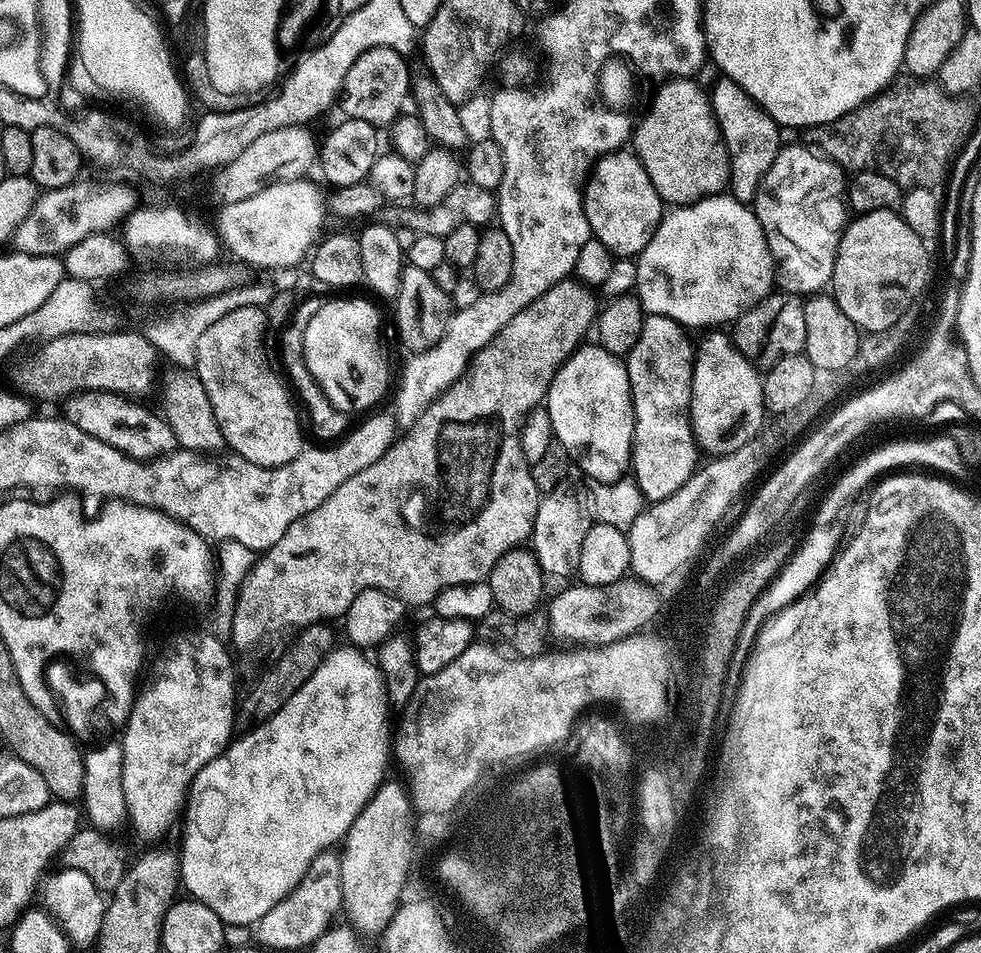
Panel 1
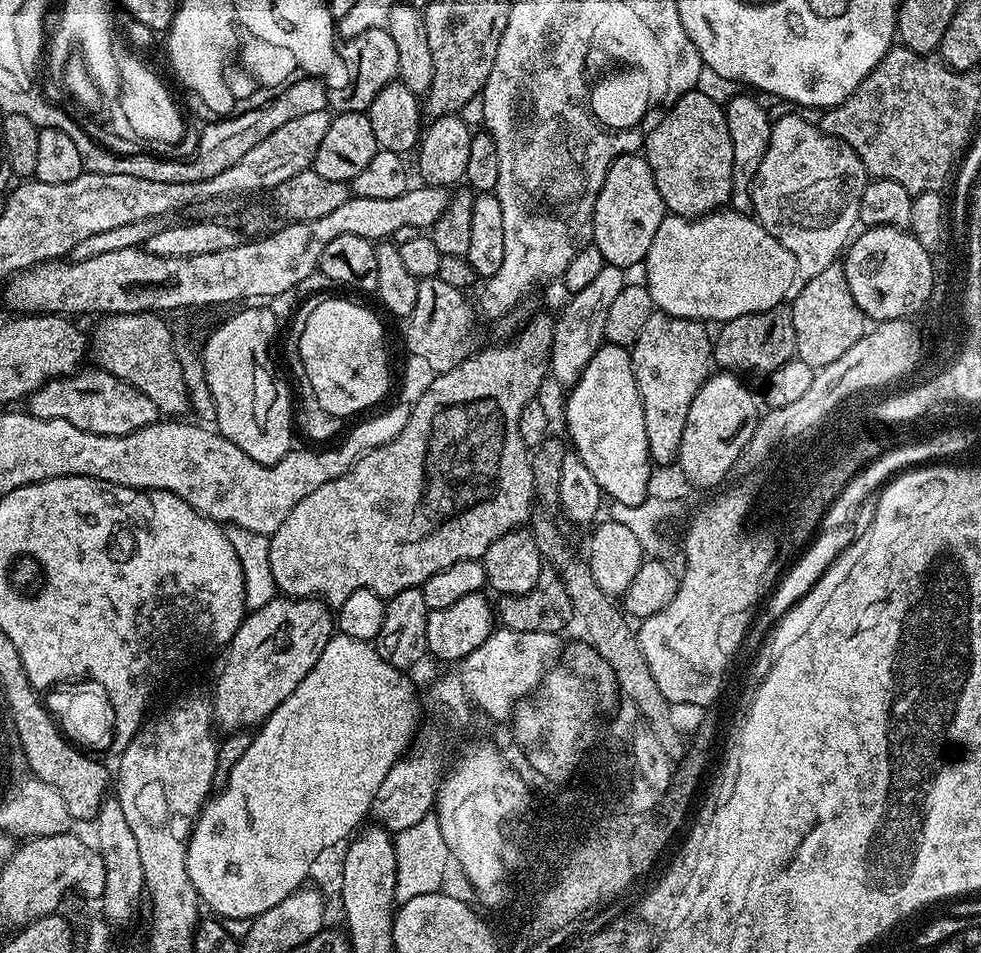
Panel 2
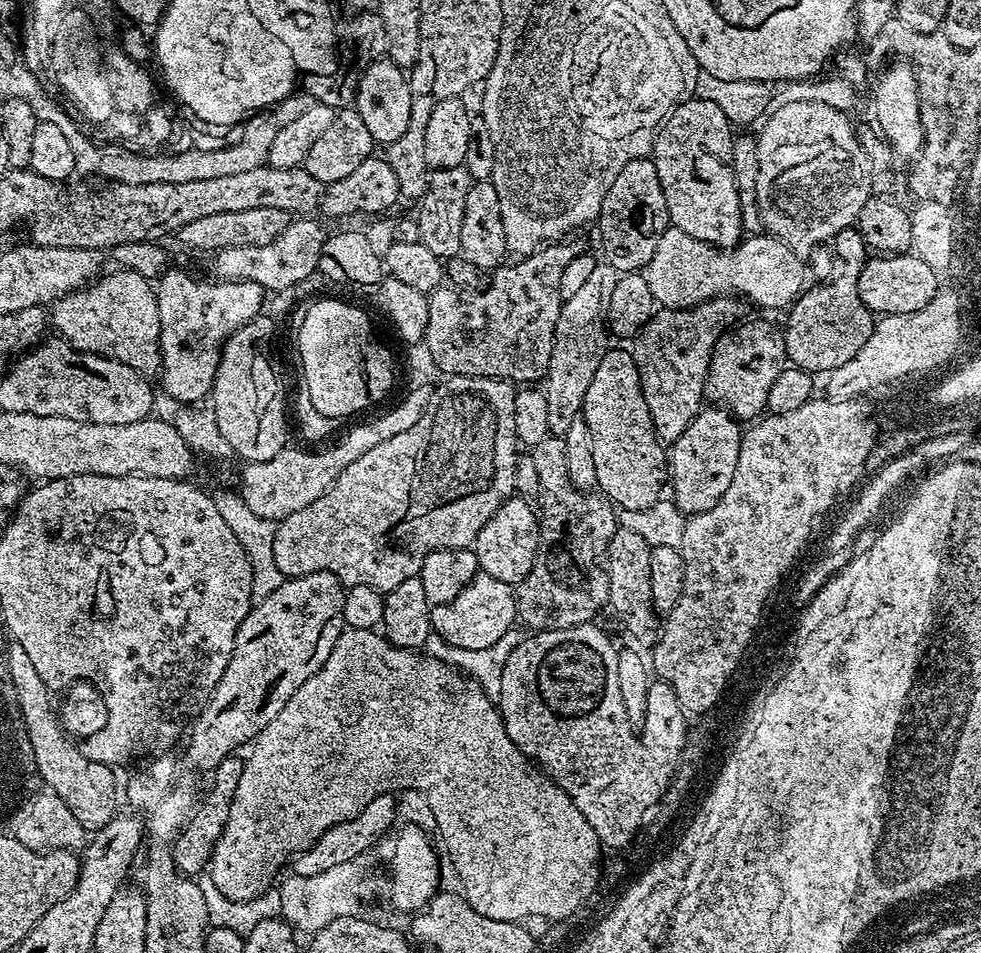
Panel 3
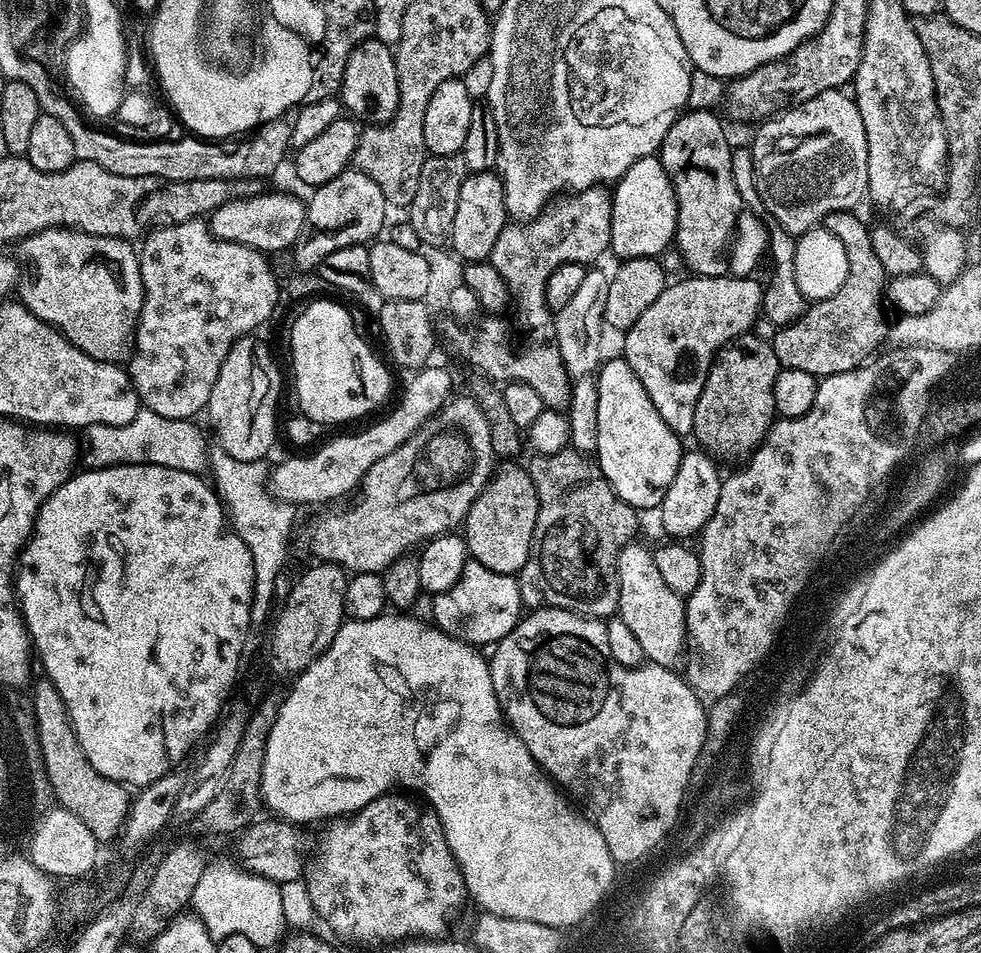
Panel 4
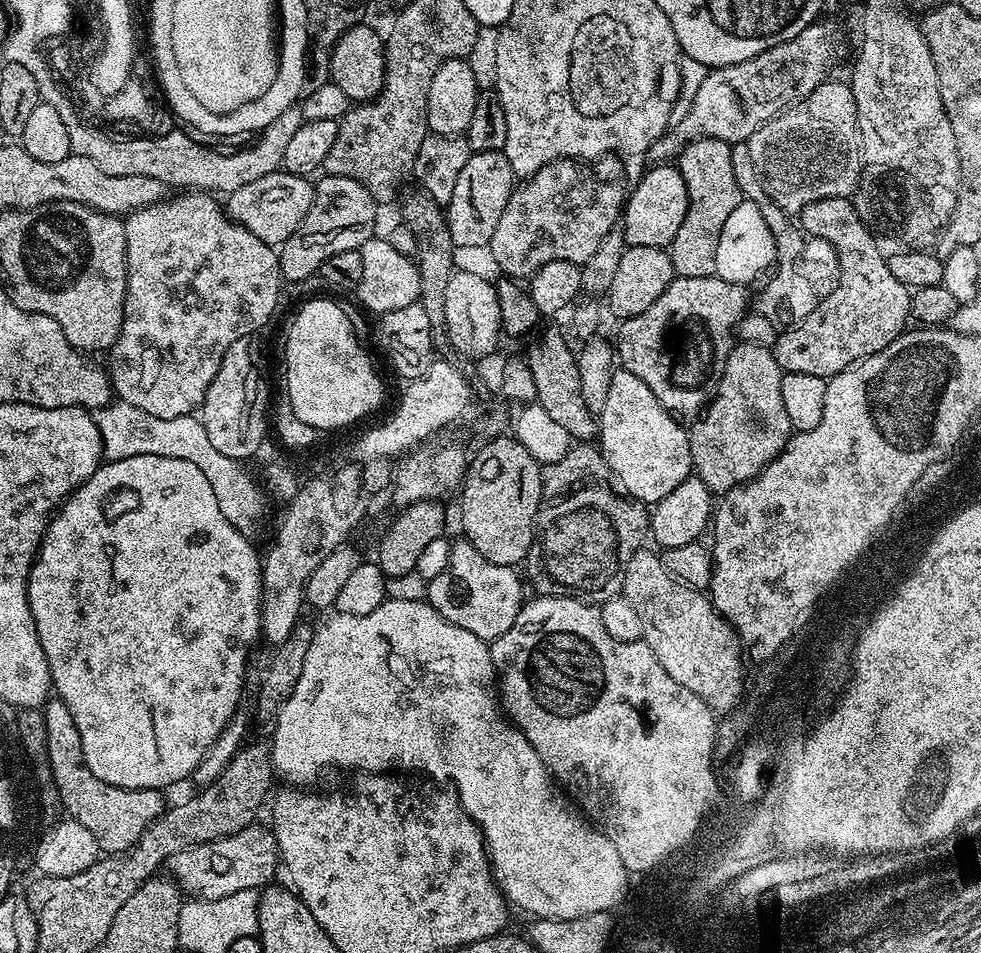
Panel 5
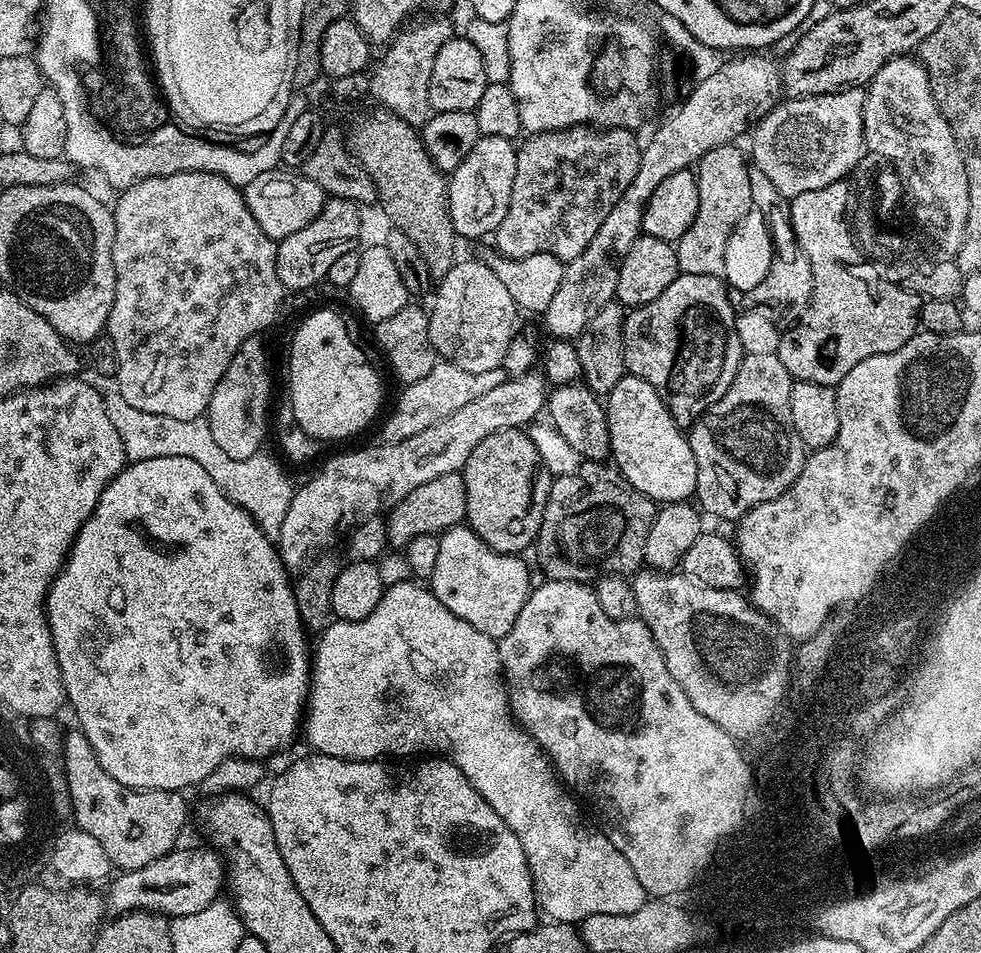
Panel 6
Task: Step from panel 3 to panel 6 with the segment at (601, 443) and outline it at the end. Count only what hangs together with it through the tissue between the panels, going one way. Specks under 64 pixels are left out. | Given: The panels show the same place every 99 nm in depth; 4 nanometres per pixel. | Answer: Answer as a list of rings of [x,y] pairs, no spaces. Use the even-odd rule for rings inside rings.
[[[626,374],[606,396],[611,459],[634,490],[661,505],[687,501],[696,491],[696,463],[688,437],[677,424],[660,395],[637,376]]]

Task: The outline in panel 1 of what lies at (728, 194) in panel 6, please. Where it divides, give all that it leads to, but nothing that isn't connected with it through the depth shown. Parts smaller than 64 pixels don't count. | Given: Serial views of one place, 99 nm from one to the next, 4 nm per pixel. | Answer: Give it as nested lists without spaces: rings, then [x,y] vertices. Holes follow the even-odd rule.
[[[664,82],[657,88],[660,89],[656,92],[656,101],[641,120],[639,117],[630,141],[646,174],[650,174],[650,182],[654,182],[654,190],[658,190],[661,200],[668,206],[694,204],[706,196],[723,193],[729,187],[728,151],[720,125],[714,122],[711,99],[692,82]]]

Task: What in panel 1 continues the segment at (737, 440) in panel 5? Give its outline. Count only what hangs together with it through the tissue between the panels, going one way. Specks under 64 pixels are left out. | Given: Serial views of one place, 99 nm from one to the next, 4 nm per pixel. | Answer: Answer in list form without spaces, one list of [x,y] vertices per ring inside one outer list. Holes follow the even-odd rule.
[[[773,291],[758,305],[742,313],[730,329],[732,345],[747,360],[771,366],[784,356],[799,356],[803,353],[806,342],[806,314],[801,297],[795,292]]]

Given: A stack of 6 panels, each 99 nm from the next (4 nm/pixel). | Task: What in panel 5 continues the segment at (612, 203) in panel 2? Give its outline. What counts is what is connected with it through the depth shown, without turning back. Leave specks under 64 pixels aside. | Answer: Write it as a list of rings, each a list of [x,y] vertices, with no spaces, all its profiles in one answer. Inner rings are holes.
[[[660,162],[627,193],[622,213],[625,245],[654,246],[667,249],[674,242],[674,234],[682,230],[682,218],[688,213],[688,187],[679,167],[672,162]]]

